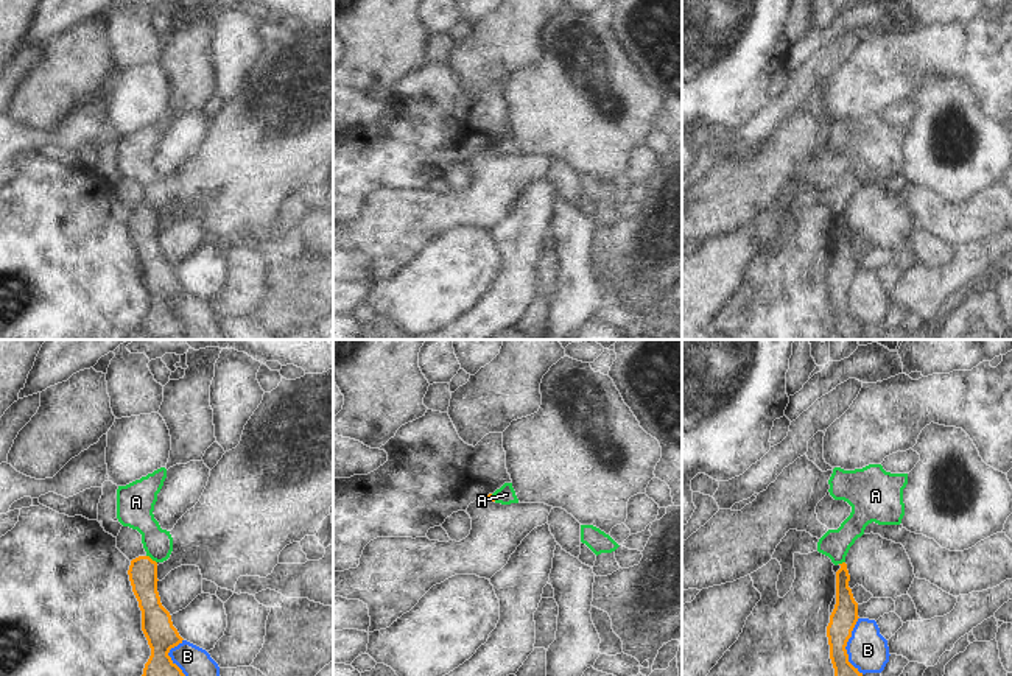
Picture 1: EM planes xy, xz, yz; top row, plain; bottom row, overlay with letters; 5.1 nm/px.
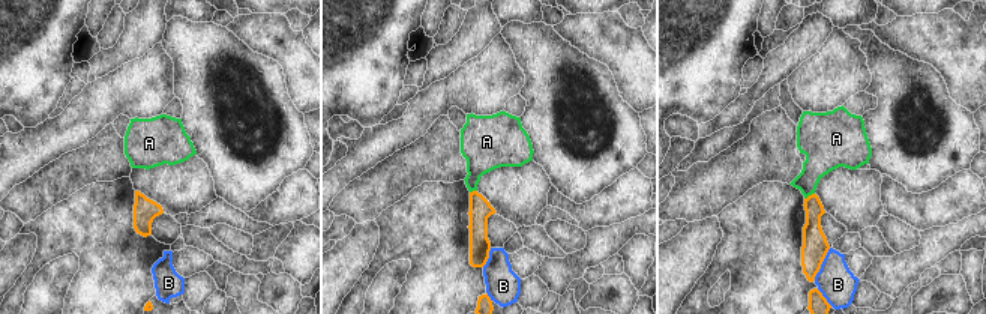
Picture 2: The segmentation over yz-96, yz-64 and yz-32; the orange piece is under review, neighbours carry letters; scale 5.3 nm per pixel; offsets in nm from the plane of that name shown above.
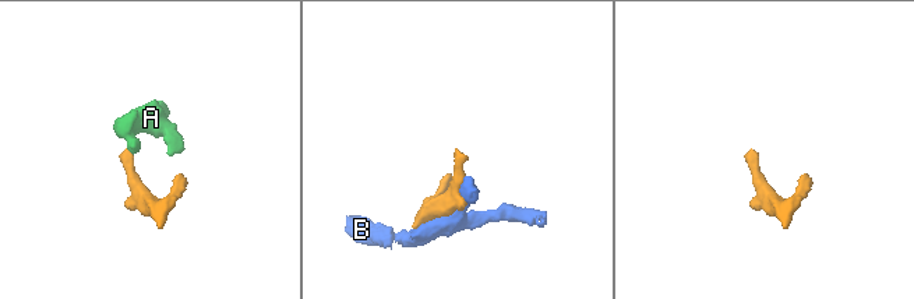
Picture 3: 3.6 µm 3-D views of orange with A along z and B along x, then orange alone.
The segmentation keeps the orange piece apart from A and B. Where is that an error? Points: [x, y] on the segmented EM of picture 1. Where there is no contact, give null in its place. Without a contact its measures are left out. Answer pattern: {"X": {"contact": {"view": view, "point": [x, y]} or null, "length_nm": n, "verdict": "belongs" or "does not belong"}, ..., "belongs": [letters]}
{"A": {"contact": {"view": "xy", "point": [150, 558]}, "length_nm": 70, "verdict": "does not belong"}, "B": {"contact": {"view": "yz", "point": [846, 645]}, "length_nm": 300, "verdict": "does not belong"}, "belongs": []}

